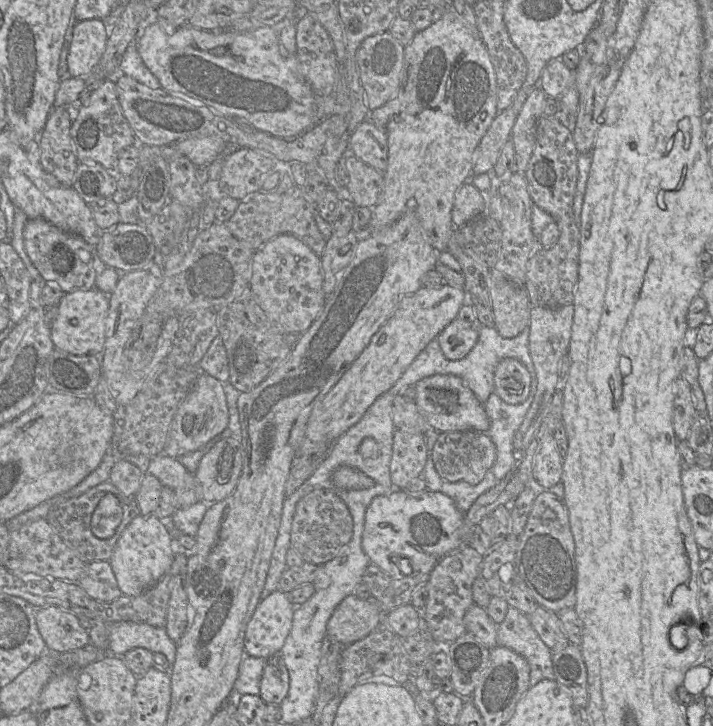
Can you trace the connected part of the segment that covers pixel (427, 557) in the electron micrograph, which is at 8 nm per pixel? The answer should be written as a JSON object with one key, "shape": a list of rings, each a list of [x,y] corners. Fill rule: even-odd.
{"shape":[[[396,488],[395,491],[391,491],[390,493],[387,493],[385,495],[376,496],[368,506],[366,513],[365,513],[365,521],[364,521],[364,529],[362,533],[362,549],[364,553],[368,556],[370,559],[370,562],[372,564],[377,565],[379,568],[381,568],[384,572],[386,572],[392,579],[403,579],[407,577],[413,577],[418,574],[430,574],[434,566],[437,564],[437,562],[446,554],[454,550],[455,548],[459,547],[459,545],[467,545],[463,544],[465,541],[468,541],[468,536],[471,532],[474,532],[474,526],[476,525],[470,525],[465,524],[465,516],[464,513],[458,510],[456,507],[454,501],[448,497],[447,495],[441,493],[441,492],[434,492],[430,490],[421,491],[421,492],[406,492],[404,490],[401,490],[399,488]],[[392,557],[405,557],[408,559],[409,564],[412,567],[411,574],[405,574],[401,571],[400,567],[392,562]]]}

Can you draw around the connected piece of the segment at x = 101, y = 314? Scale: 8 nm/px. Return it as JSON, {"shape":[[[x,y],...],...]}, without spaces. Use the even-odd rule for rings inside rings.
{"shape":[[[96,287],[65,293],[51,323],[51,338],[55,348],[73,355],[100,356],[106,339],[108,296]]]}

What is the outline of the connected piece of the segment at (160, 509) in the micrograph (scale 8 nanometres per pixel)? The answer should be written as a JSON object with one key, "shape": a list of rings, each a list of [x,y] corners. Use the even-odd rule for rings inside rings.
{"shape":[[[144,473],[140,489],[134,498],[137,501],[140,515],[143,516],[170,520],[173,513],[178,510],[175,492],[149,473]]]}

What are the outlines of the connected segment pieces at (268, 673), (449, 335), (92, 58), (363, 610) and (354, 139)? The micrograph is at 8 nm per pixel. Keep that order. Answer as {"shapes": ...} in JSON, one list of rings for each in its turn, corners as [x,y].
{"shapes":[[[[278,653],[266,659],[260,681],[259,696],[266,704],[280,703],[289,691],[289,673],[283,657]]],[[[455,319],[436,337],[444,356],[449,360],[464,358],[474,347],[479,335],[478,323]]],[[[103,19],[77,21],[67,56],[69,75],[79,77],[90,73],[99,63],[110,34]]],[[[349,595],[336,607],[327,623],[327,633],[343,646],[370,634],[384,612],[374,598],[360,599]]],[[[364,120],[349,139],[349,153],[383,173],[388,163],[386,131]]]]}

